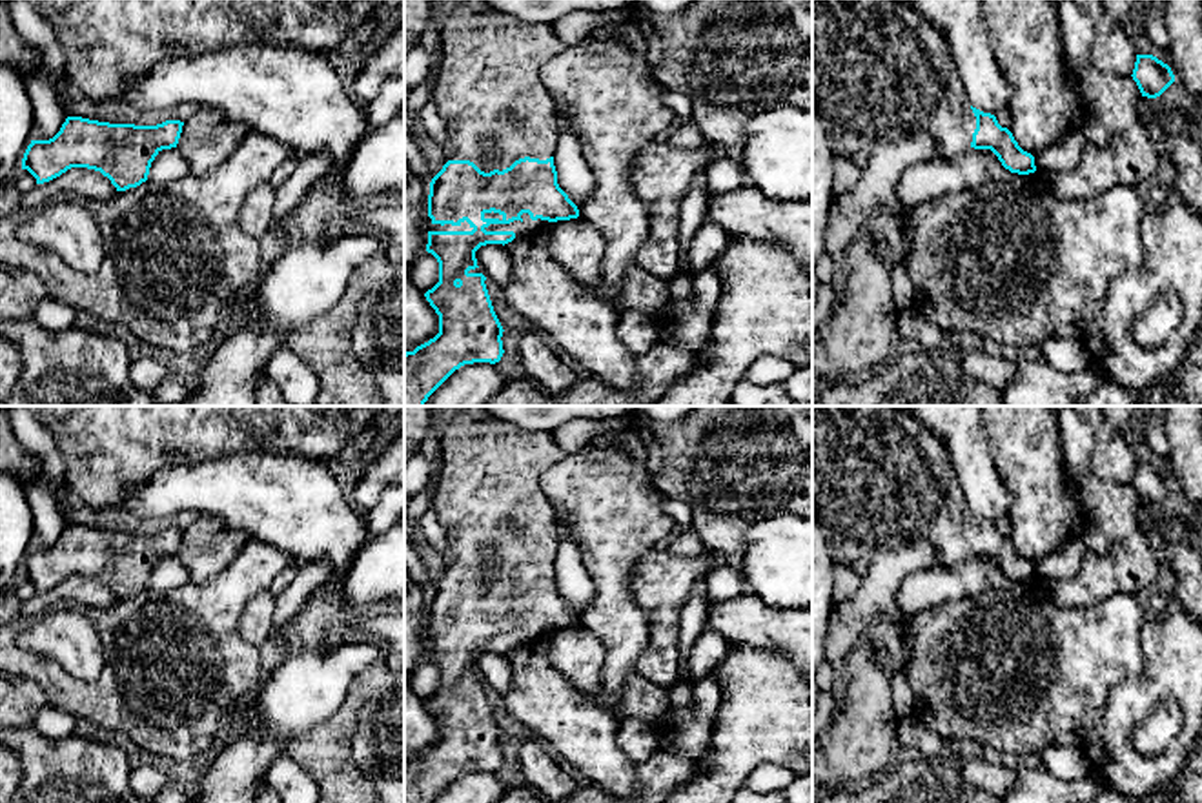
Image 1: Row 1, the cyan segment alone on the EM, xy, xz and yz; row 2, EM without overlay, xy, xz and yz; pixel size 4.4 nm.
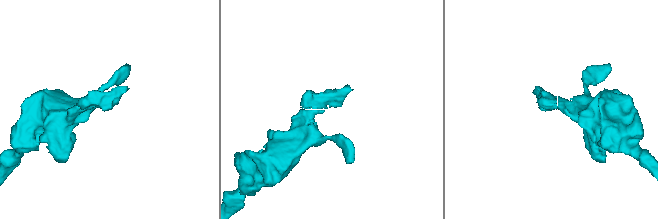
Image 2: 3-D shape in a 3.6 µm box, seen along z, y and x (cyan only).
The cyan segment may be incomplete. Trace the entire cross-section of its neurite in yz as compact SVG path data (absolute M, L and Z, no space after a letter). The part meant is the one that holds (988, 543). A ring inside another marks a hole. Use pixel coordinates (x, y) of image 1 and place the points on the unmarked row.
M812 406L812 517L825 534L832 561L852 568L861 579L880 550L918 539L936 550L934 568L952 568L967 555L991 557L1011 581L1036 579L1034 564L1024 559L994 523L973 515L943 442L902 406Z

